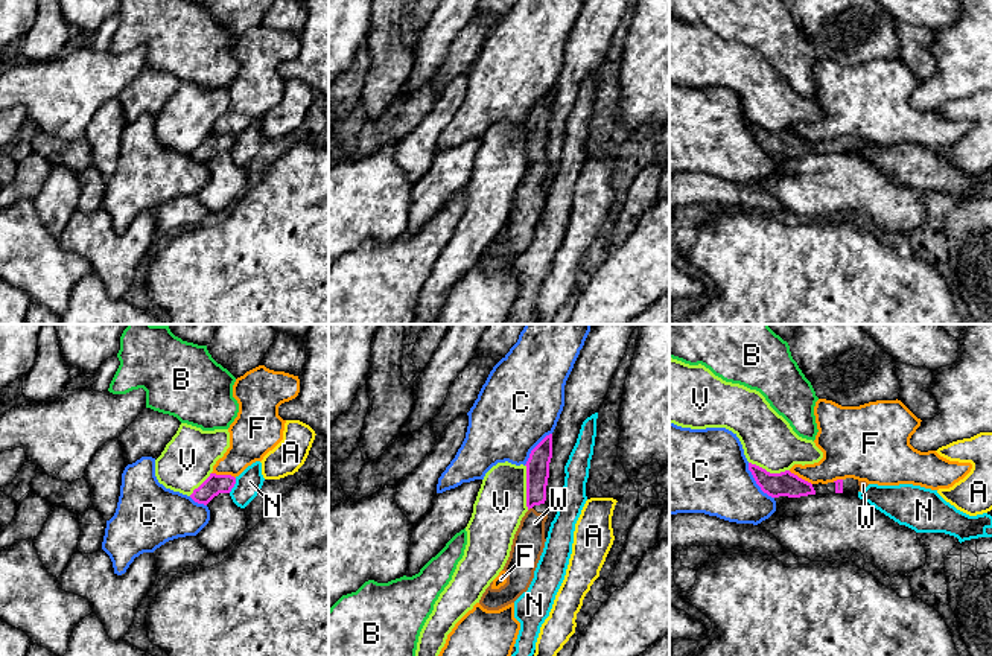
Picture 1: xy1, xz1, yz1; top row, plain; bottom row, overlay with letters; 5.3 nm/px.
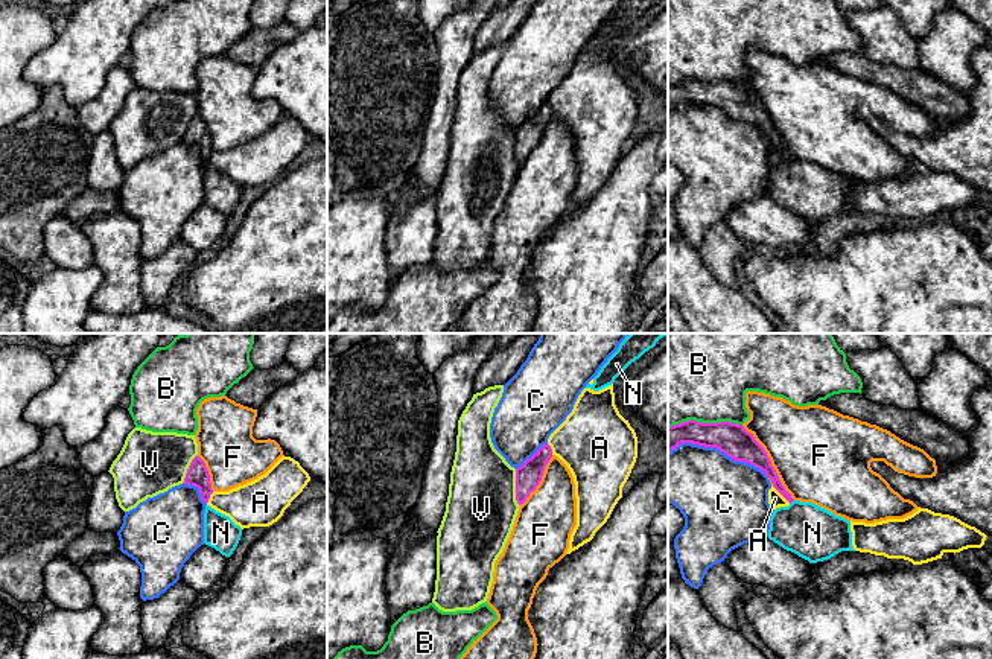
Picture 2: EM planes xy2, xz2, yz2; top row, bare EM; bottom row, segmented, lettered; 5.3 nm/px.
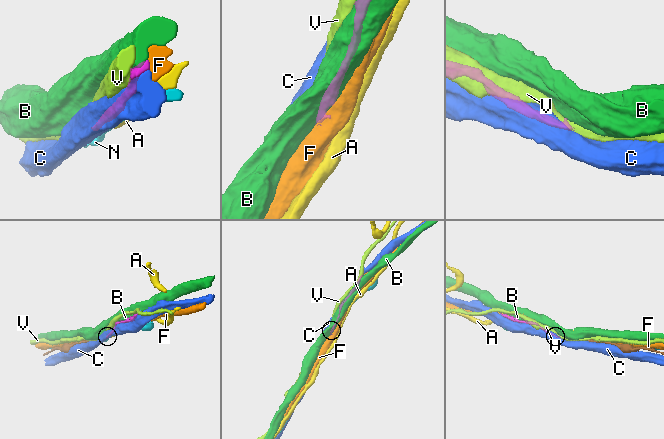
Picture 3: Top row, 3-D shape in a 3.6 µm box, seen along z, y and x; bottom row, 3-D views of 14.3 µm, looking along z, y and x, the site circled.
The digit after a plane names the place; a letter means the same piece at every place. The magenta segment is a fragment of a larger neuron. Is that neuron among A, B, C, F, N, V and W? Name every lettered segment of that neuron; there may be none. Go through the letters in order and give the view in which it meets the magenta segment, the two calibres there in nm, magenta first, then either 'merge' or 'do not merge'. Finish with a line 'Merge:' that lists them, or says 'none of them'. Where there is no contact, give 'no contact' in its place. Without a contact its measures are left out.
A: yz2 | 110/80 nm | do not merge
B: yz2 | 170/480 nm | do not merge
C: yz2 | 170/420 nm | do not merge
F: yz2 | 170/480 nm | do not merge
N: xy1 | 110/140 nm | do not merge
V: xz1 | 130/260 nm | do not merge
W: xz1 | 130/170 nm | merge
Merge: W

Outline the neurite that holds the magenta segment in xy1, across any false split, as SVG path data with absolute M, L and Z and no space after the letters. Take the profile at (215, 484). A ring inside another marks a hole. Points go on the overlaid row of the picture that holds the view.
M210 473L210 476L193 490L190 498L198 504L207 505L219 493L230 493L234 484L236 478L231 475Z

